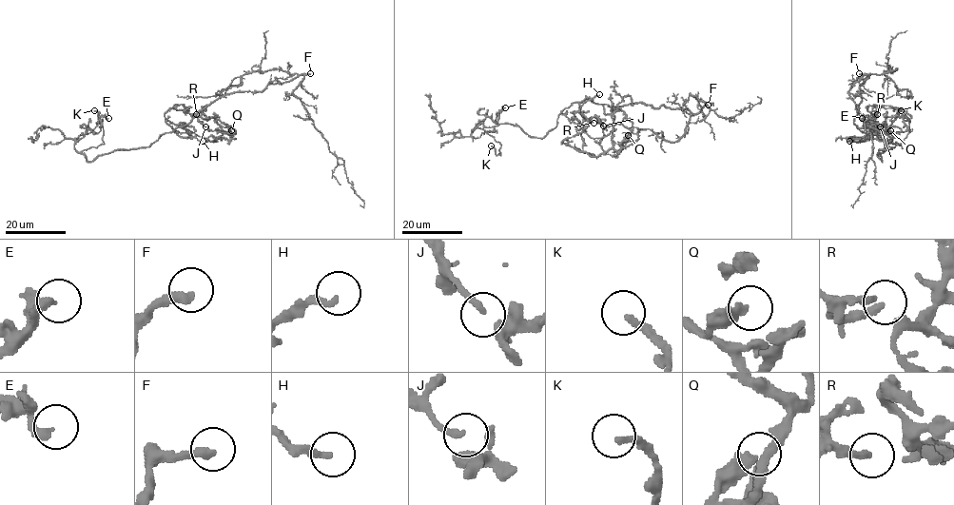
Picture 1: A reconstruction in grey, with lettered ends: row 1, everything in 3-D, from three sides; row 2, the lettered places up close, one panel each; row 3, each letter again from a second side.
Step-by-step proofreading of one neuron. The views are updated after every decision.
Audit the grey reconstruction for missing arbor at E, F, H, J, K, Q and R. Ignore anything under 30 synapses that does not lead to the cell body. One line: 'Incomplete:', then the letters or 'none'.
Incomplete: F, K

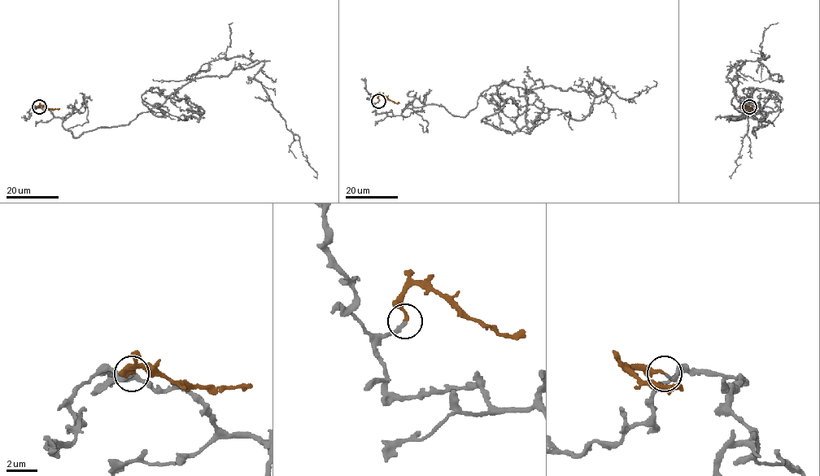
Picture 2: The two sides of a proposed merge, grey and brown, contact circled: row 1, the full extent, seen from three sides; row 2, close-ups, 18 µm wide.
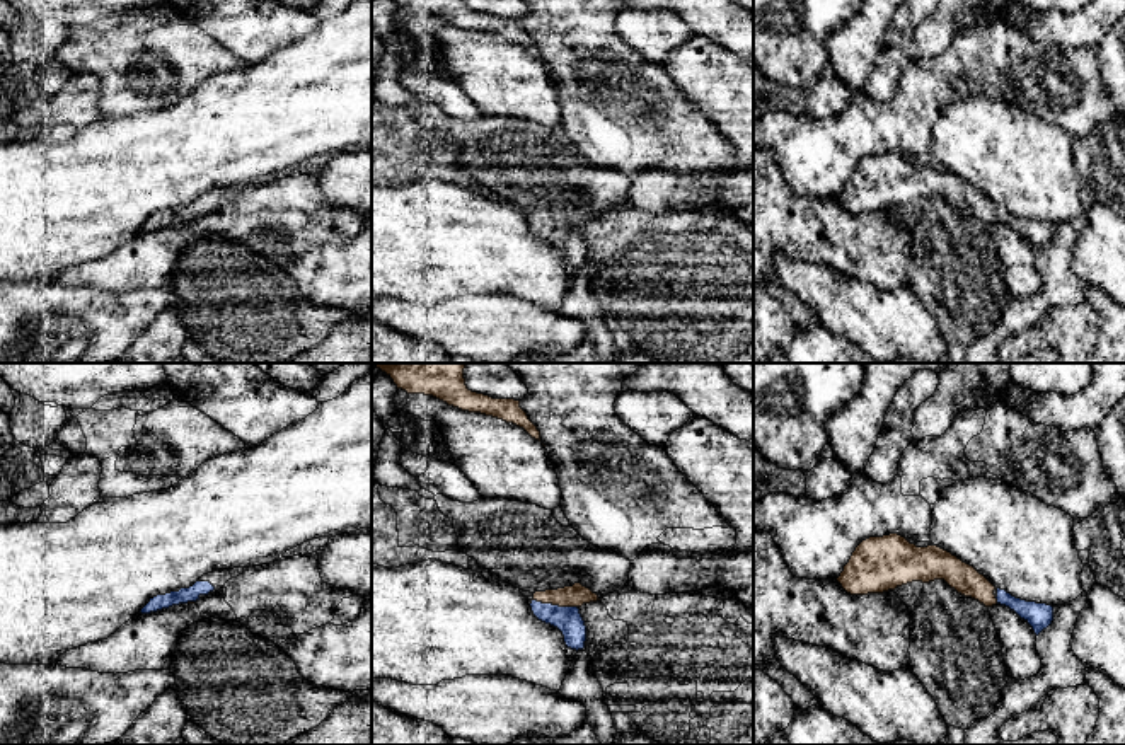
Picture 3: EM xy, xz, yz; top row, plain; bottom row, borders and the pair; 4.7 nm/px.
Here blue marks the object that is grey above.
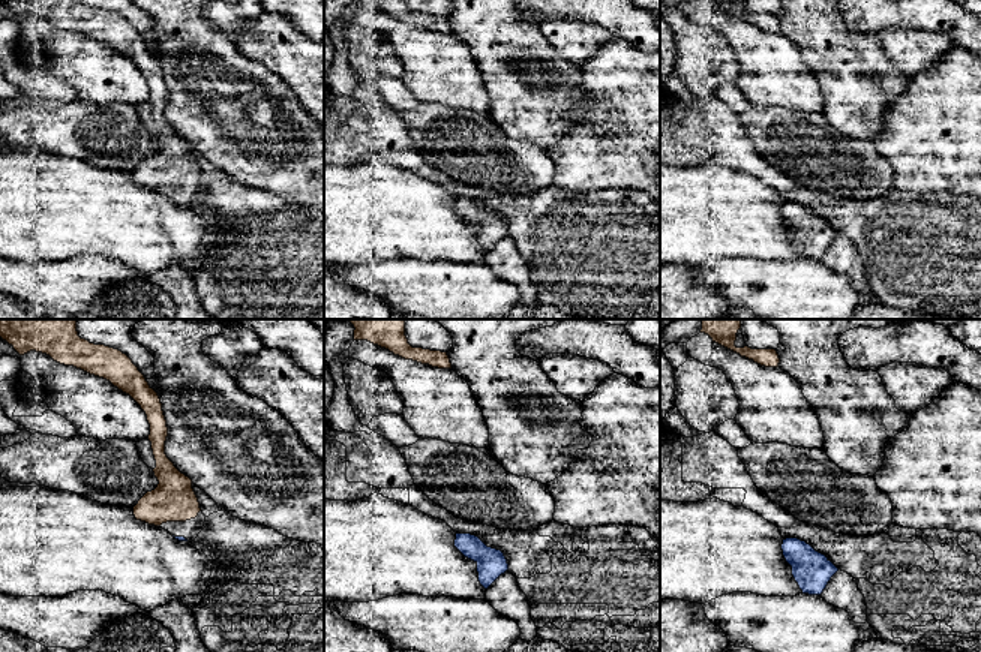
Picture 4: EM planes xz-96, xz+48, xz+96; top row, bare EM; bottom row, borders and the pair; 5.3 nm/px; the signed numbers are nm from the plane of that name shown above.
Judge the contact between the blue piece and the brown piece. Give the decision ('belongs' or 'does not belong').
belongs

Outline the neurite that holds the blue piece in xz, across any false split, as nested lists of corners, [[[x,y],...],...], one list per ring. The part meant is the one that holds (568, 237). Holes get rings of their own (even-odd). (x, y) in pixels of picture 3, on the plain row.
[[[574,201],[557,208],[535,210],[530,225],[539,239],[562,251],[568,266],[578,269],[585,266],[586,259],[586,244],[580,225],[597,218],[600,218],[597,211]]]

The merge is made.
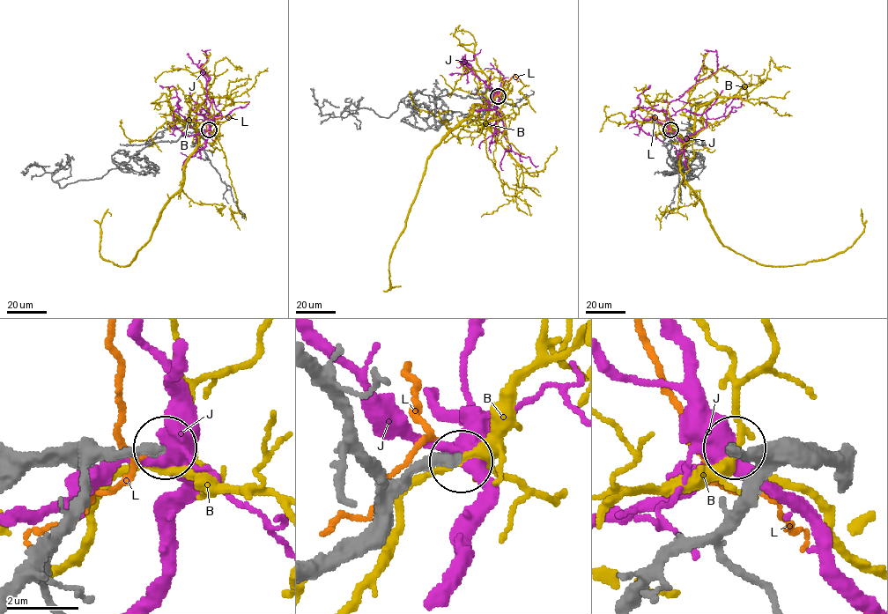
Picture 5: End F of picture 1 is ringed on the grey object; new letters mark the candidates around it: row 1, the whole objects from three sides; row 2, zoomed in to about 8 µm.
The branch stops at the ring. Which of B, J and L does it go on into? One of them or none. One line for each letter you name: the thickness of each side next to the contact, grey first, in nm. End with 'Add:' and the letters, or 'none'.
Add: none

